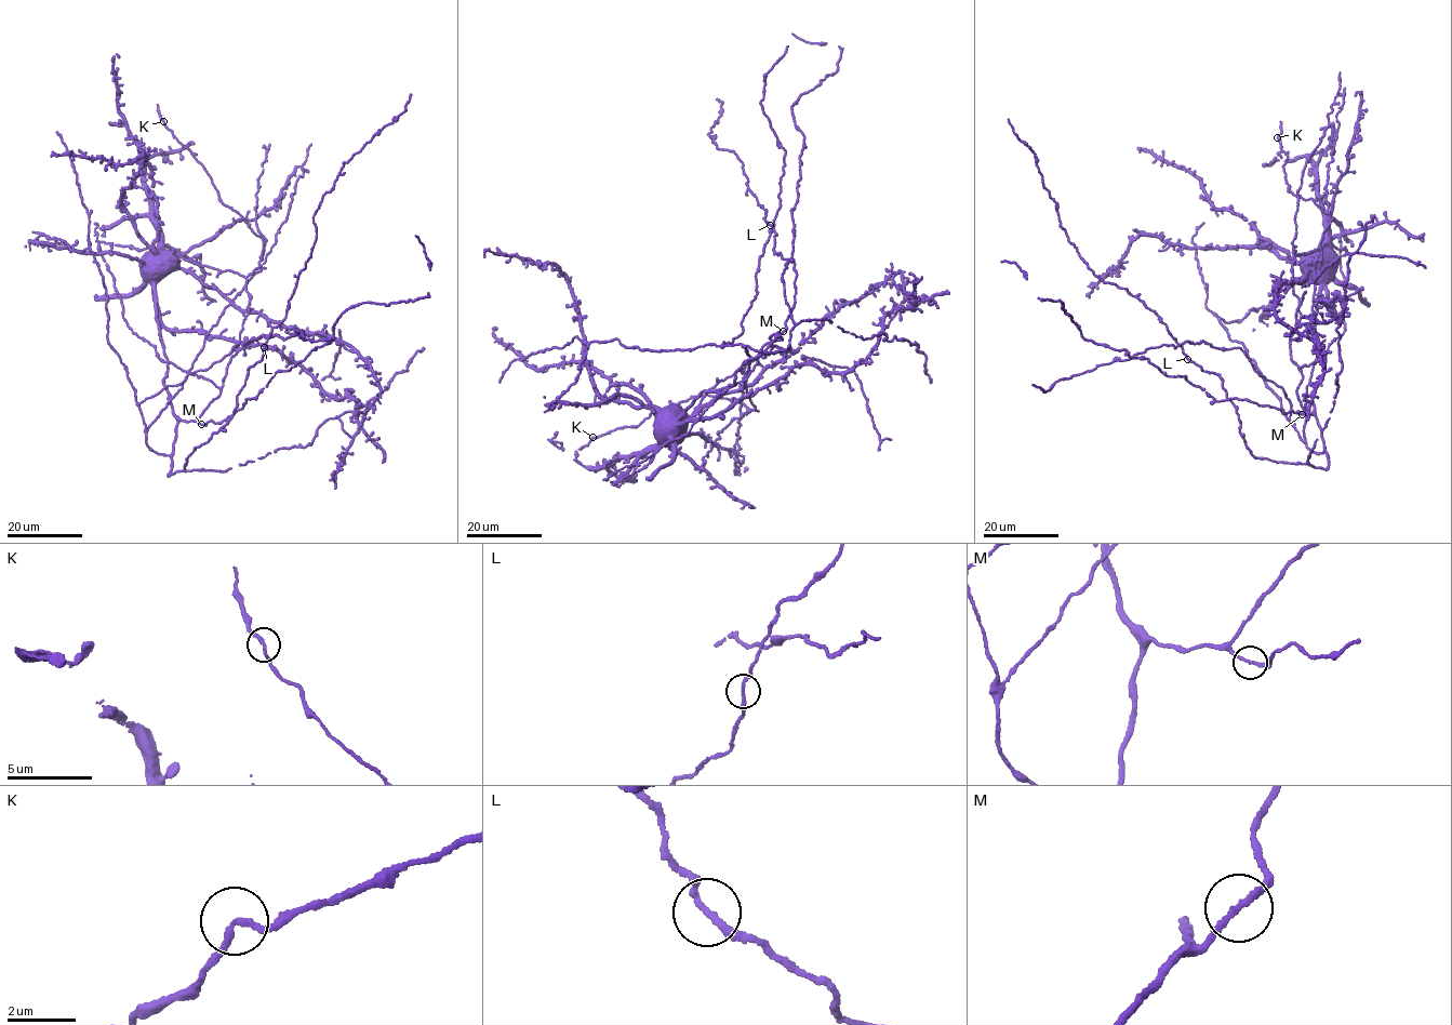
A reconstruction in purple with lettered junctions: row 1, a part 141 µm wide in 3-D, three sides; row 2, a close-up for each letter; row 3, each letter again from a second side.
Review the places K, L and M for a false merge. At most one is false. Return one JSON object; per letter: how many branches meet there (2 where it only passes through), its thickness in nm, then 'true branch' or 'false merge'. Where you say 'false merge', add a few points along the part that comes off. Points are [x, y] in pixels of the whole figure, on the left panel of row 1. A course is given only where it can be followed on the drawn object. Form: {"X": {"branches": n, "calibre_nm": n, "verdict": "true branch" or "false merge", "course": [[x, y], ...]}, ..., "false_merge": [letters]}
{"K": {"branches": 2, "calibre_nm": 180, "verdict": "true branch"}, "L": {"branches": 2, "calibre_nm": 180, "verdict": "true branch"}, "M": {"branches": 2, "calibre_nm": 180, "verdict": "true branch"}, "false_merge": []}

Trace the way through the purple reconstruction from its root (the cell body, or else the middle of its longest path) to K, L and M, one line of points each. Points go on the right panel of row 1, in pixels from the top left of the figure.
K: (1320, 261), (1318, 361), (1313, 302), (1329, 214), (1288, 191), (1288, 156), (1277, 136)
L: (1320, 261), (1313, 336), (1323, 373), (1311, 403), (1329, 463), (1324, 469), (1252, 455), (1222, 381), (1187, 358)
M: (1320, 261), (1316, 262), (1320, 298), (1313, 336), (1318, 343), (1323, 373), (1311, 394), (1314, 412), (1302, 413)

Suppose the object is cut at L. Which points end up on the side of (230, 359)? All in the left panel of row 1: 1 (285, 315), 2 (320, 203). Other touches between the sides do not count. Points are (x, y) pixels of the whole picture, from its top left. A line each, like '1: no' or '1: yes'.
1: no
2: no

